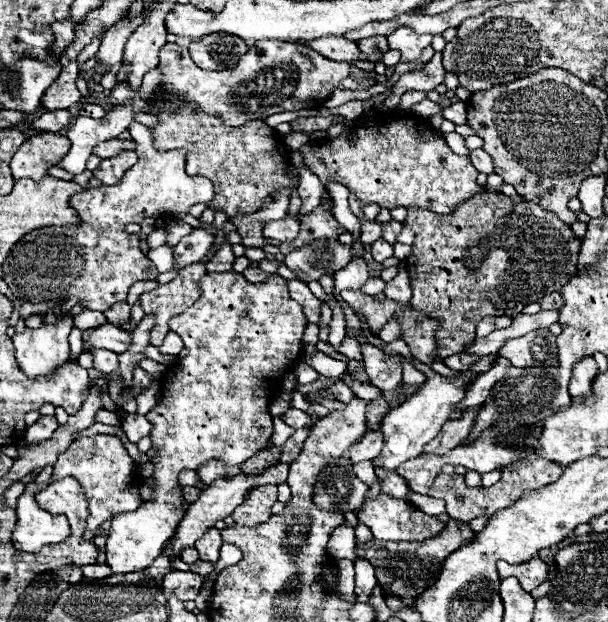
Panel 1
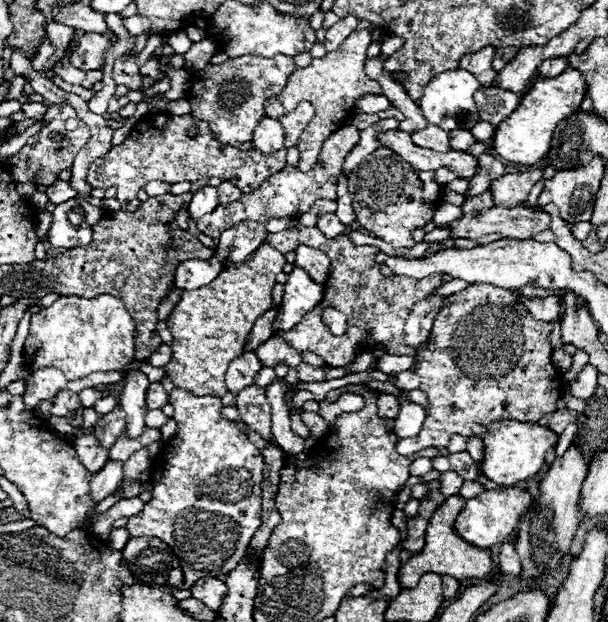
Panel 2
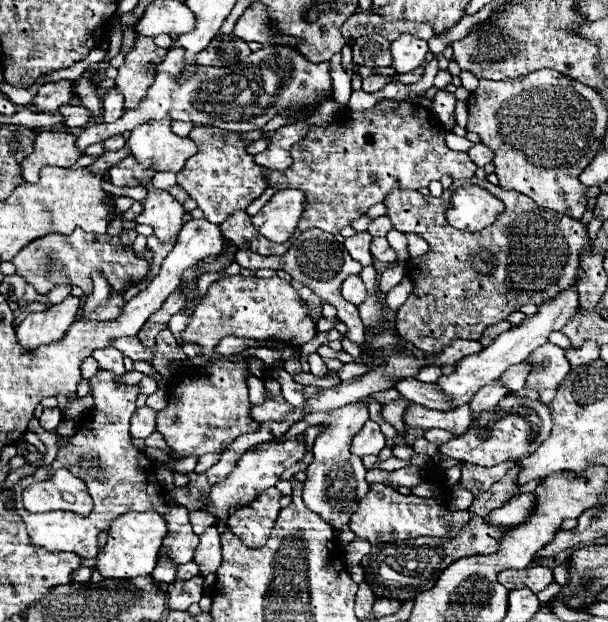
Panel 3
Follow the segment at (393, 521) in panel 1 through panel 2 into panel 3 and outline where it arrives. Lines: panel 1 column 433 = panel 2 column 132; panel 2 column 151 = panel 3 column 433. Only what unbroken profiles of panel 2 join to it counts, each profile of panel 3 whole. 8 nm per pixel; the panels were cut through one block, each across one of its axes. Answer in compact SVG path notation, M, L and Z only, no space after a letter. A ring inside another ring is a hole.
M372 484L366 498L362 498L360 508L350 518L350 528L356 536L366 538L372 544L378 542L400 542L408 538L420 536L436 536L436 538L454 538L460 532L460 526L466 526L474 514L466 514L466 510L450 512L440 506L436 500L426 500L418 496L402 496L394 488L384 484Z

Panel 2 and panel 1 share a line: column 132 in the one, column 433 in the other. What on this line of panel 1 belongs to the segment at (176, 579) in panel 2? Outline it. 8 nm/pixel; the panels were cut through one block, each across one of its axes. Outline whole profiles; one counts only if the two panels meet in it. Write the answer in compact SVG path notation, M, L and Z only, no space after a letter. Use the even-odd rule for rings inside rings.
M450 518L444 534L440 534L436 538L428 538L424 542L376 542L376 540L372 540L372 542L360 546L356 550L356 554L374 566L378 584L382 588L388 588L388 596L398 596L402 600L414 600L428 588L428 582L434 578L434 574L440 572L444 560L454 550L470 544L474 538L476 538L476 532L470 530L468 522Z

